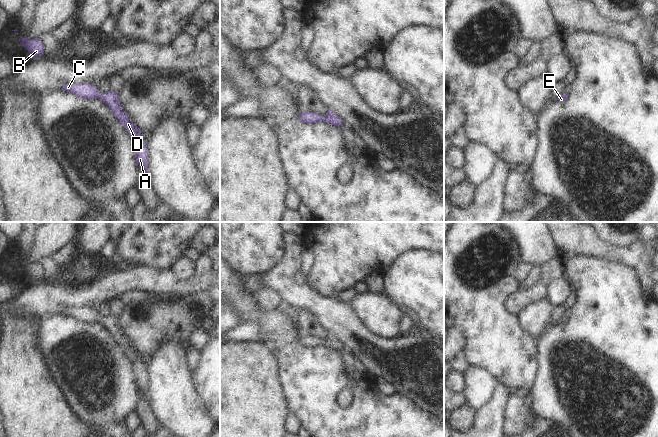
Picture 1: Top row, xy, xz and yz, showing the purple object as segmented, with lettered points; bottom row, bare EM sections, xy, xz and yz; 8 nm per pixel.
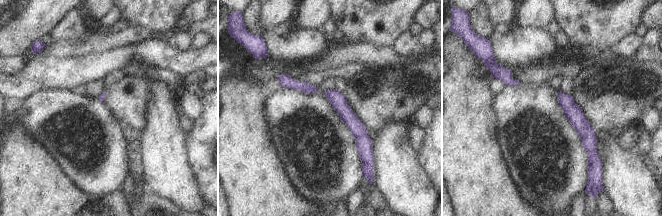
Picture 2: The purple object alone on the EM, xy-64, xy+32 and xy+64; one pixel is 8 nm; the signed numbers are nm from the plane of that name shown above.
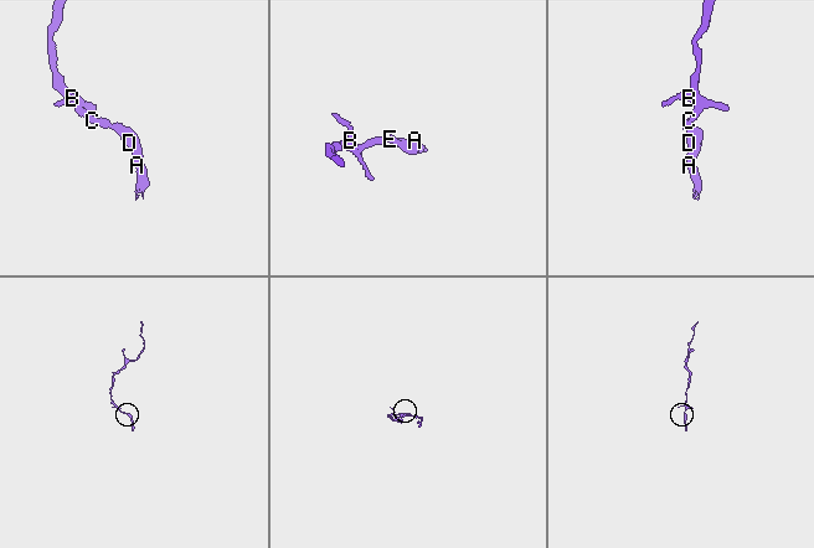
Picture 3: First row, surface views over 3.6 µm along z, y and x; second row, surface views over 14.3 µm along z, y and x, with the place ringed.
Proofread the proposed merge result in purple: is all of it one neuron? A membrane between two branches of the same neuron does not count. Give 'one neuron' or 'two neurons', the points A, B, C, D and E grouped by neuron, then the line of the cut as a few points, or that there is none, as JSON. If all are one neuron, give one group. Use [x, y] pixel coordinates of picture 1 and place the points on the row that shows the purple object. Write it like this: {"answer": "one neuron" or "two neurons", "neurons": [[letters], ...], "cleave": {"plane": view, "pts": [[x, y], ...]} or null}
{"answer": "one neuron", "neurons": [["A", "B", "C", "D", "E"]], "cleave": null}

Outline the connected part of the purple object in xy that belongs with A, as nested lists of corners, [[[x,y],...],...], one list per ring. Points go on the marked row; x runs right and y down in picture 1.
[[[63,83],[62,90],[72,93],[83,99],[98,98],[114,114],[114,117],[128,131],[132,140],[132,148],[136,155],[136,162],[147,173],[148,150],[146,140],[141,137],[142,131],[130,120],[128,115],[121,108],[117,91],[100,93],[96,86],[90,83]]]

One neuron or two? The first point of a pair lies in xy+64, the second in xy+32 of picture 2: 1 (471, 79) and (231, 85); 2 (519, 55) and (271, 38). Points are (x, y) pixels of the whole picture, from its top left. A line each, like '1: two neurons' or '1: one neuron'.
1: one neuron
2: one neuron

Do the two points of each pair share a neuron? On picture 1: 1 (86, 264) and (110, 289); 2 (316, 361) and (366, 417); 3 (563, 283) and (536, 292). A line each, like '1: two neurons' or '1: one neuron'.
1: two neurons
2: one neuron
3: two neurons

